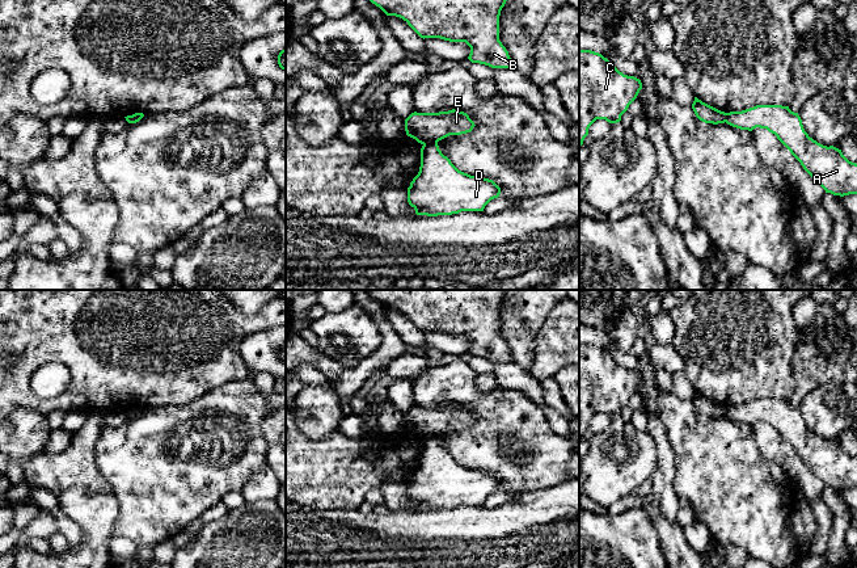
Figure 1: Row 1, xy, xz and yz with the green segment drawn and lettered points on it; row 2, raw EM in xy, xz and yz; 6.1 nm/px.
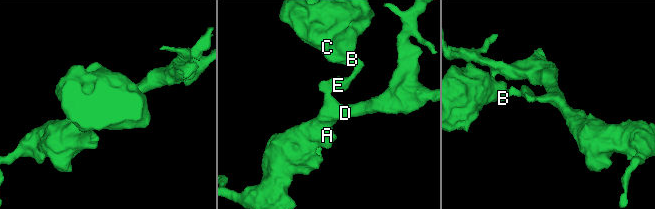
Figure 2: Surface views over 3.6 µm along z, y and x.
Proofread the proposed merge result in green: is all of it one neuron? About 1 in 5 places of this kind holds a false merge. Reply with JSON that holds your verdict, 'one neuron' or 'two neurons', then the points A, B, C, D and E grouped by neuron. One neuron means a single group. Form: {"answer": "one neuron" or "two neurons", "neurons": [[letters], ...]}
{"answer": "two neurons", "neurons": [["A", "D"], ["B", "C", "E"]]}

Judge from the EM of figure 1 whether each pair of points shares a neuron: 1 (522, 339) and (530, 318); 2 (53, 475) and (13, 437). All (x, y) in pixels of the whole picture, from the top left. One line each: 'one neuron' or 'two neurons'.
1: one neuron
2: two neurons

